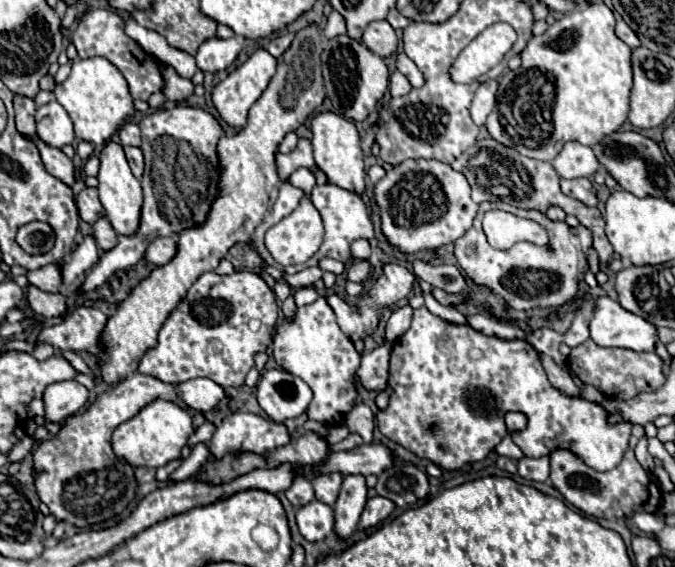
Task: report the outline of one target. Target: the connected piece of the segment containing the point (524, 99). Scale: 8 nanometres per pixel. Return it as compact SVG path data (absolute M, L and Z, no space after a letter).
M605 3L565 13L543 35L535 35L527 43L521 51L521 59L523 61L517 71L507 71L499 79L497 105L485 123L491 137L505 147L513 147L531 159L553 161L567 141L579 141L593 147L625 123L633 85L631 49L615 35L615 17Z

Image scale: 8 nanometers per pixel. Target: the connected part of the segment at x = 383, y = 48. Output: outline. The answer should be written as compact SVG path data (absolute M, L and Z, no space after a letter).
M373 21L363 33L363 43L367 49L379 57L391 57L397 53L397 35L387 21Z

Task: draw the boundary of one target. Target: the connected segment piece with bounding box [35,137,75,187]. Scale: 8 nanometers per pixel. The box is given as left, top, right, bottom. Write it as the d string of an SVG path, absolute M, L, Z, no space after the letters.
M39 137L35 139L35 145L39 147L39 153L41 153L41 159L45 163L45 169L53 177L57 177L59 181L63 181L65 185L73 187L73 183L75 183L75 167L71 163L71 159L61 149L45 145Z

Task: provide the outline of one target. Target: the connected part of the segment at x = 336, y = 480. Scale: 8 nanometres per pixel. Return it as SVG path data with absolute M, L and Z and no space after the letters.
M339 473L315 475L311 483L313 483L313 489L315 489L317 501L321 501L325 505L333 505L335 499L337 499L337 495L339 495L339 489L341 489L343 475L339 475Z

